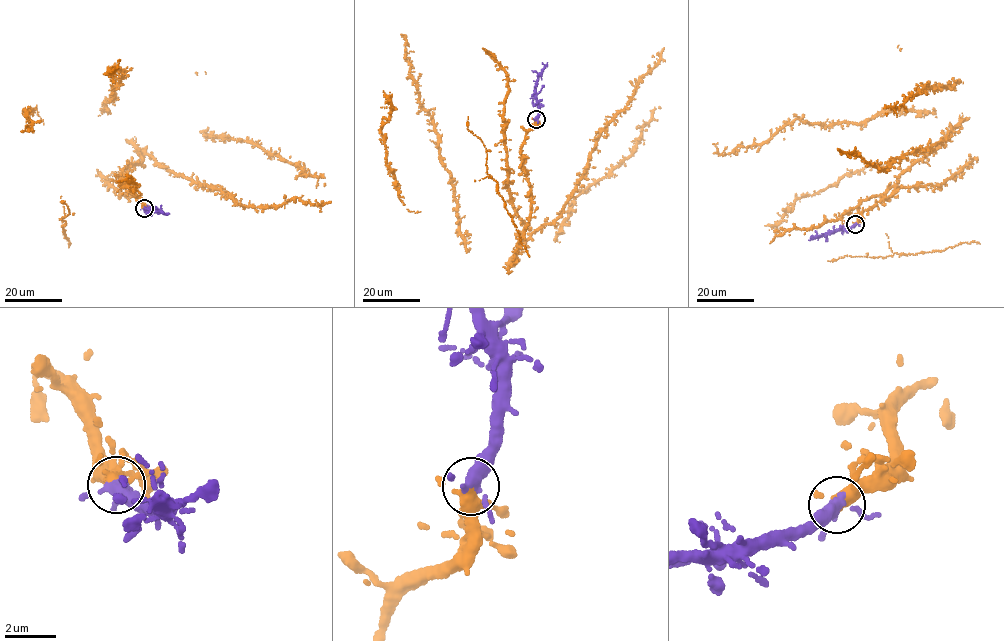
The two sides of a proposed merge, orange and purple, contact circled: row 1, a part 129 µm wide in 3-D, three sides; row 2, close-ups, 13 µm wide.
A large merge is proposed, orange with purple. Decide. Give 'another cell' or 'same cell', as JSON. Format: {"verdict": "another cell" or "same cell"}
{"verdict": "same cell"}

